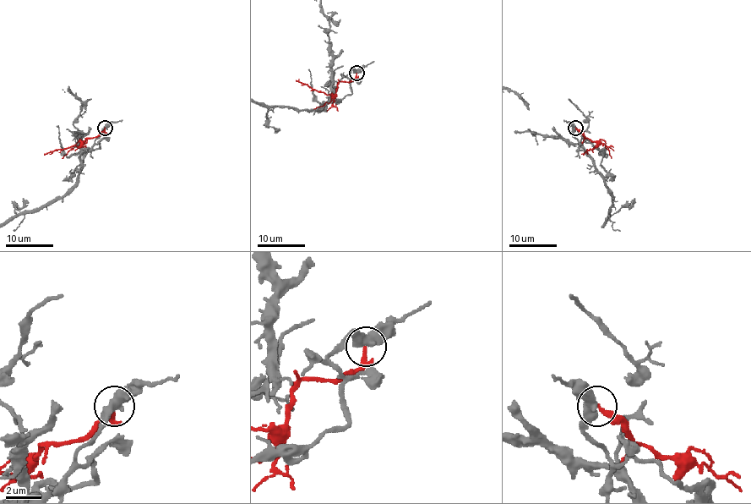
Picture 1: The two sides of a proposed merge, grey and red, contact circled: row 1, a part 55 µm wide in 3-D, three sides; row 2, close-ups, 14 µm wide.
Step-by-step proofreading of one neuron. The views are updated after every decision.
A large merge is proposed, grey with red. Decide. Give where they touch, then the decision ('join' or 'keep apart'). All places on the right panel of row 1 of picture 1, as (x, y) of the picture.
(575, 128) | keep apart

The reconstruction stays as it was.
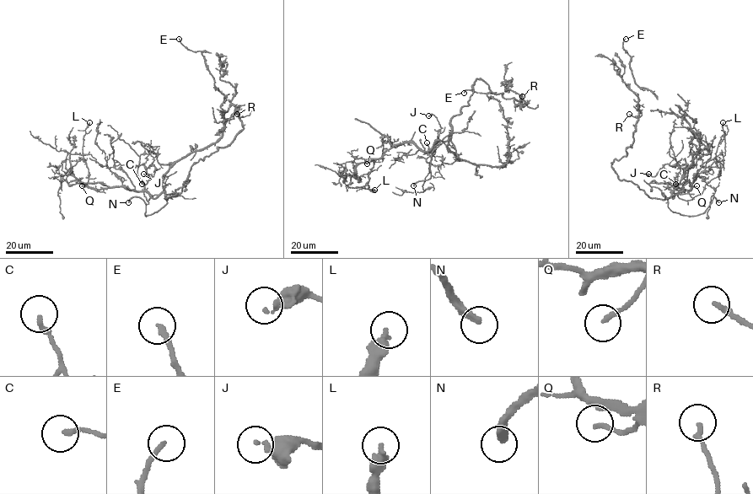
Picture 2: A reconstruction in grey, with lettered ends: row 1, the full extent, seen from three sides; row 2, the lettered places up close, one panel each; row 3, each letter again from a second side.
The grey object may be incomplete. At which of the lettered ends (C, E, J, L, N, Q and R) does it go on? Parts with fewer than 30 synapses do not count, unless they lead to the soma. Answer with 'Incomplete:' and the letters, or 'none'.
Incomplete: N, R

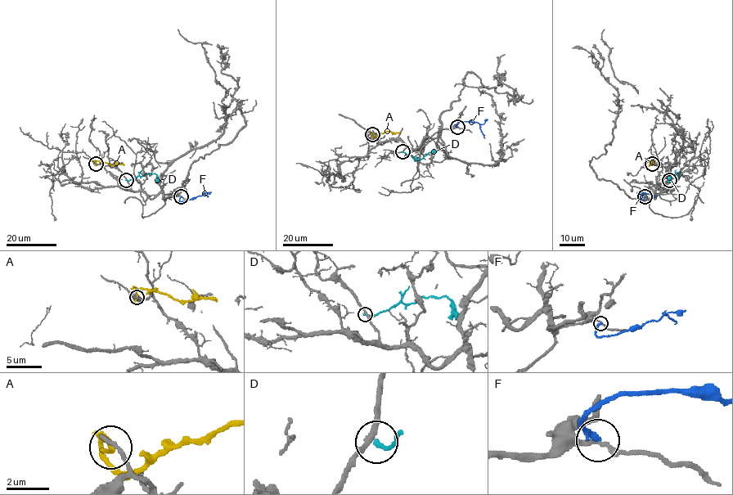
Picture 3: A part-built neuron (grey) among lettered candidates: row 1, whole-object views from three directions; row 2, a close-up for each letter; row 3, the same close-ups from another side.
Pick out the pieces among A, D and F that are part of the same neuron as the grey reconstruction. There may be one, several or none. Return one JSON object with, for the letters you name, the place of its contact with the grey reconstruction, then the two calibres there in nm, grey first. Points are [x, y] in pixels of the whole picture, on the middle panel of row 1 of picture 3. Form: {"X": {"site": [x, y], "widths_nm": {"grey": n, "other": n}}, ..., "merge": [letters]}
{"merge": []}

